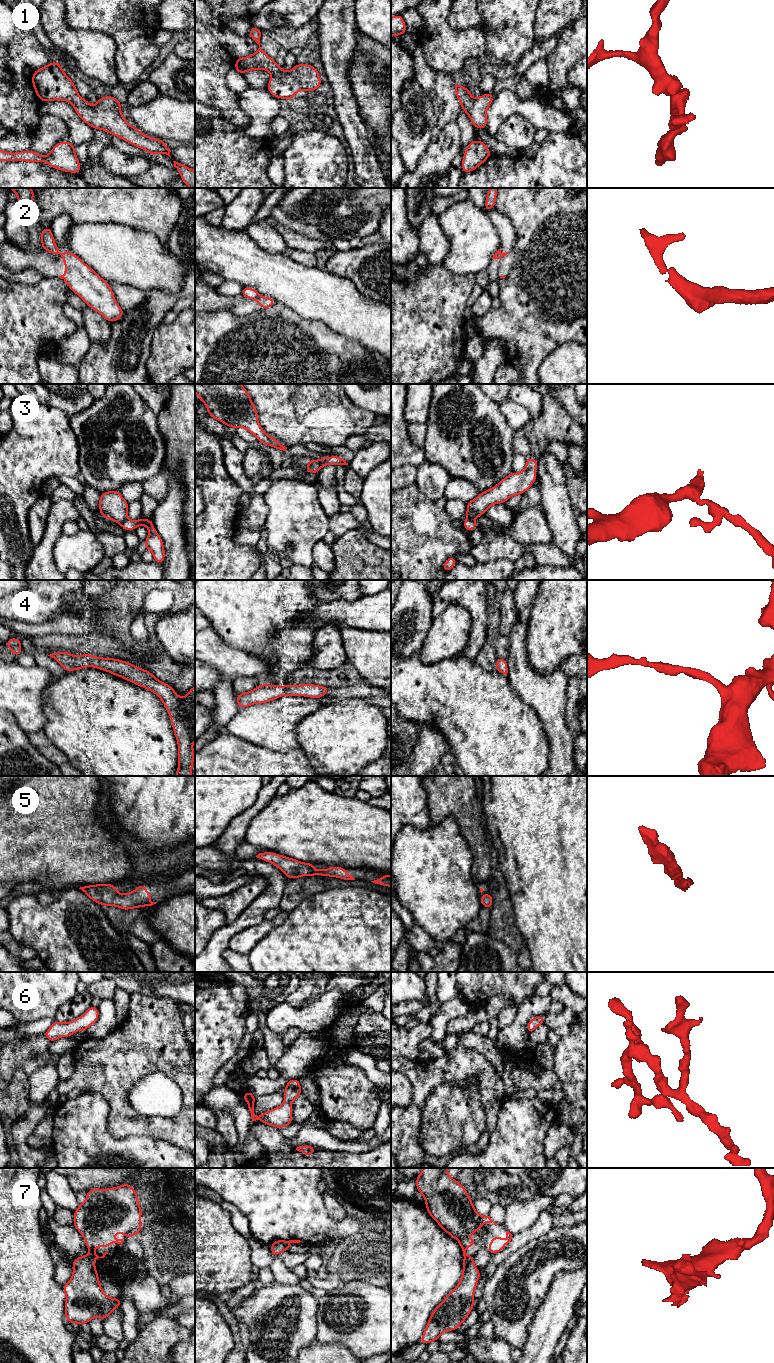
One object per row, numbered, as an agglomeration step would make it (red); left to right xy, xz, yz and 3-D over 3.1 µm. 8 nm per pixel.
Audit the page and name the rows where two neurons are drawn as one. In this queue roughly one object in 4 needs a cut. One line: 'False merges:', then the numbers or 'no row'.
False merges: 2, 3, 7

